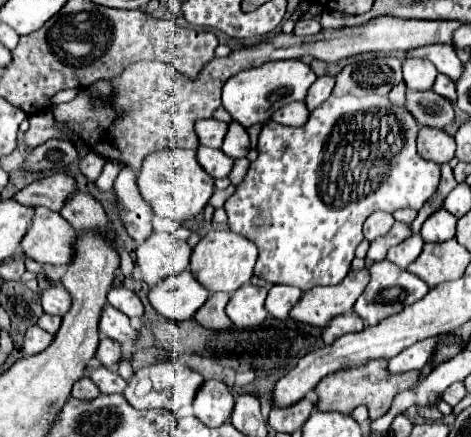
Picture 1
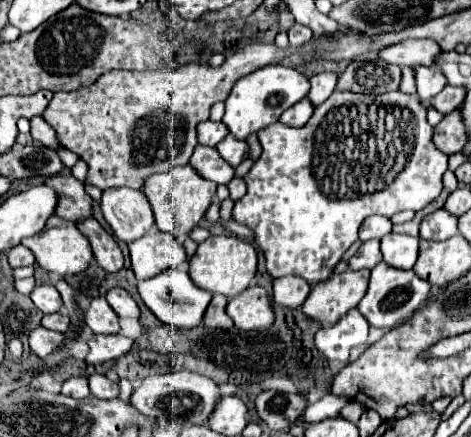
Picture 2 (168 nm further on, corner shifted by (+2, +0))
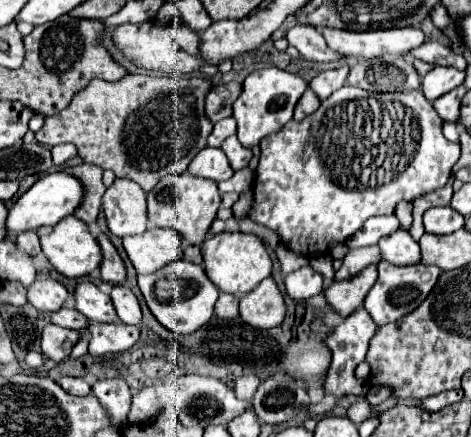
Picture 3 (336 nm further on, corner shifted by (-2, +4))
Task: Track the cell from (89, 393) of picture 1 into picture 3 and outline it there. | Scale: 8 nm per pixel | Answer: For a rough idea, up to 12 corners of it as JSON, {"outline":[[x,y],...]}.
{"outline":[[64,376],[60,380],[68,394],[86,396],[90,384],[84,378]]}

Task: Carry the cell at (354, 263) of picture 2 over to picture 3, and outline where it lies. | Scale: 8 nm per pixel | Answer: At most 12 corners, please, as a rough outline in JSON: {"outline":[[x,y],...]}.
{"outline":[[354,248],[342,260],[336,280],[356,276],[380,262],[380,248]]}

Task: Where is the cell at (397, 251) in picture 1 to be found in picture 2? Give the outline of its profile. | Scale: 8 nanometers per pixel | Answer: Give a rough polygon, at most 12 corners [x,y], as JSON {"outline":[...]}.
{"outline":[[392,232],[380,240],[386,264],[410,270],[418,238]]}

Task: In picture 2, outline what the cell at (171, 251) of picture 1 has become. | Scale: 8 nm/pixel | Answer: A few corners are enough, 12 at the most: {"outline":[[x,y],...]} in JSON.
{"outline":[[166,232],[128,244],[138,280],[186,260],[184,246]]}

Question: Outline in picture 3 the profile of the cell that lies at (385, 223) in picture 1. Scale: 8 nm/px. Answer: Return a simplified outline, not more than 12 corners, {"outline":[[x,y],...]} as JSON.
{"outline":[[374,216],[346,242],[350,248],[378,244],[396,232],[396,216]]}

